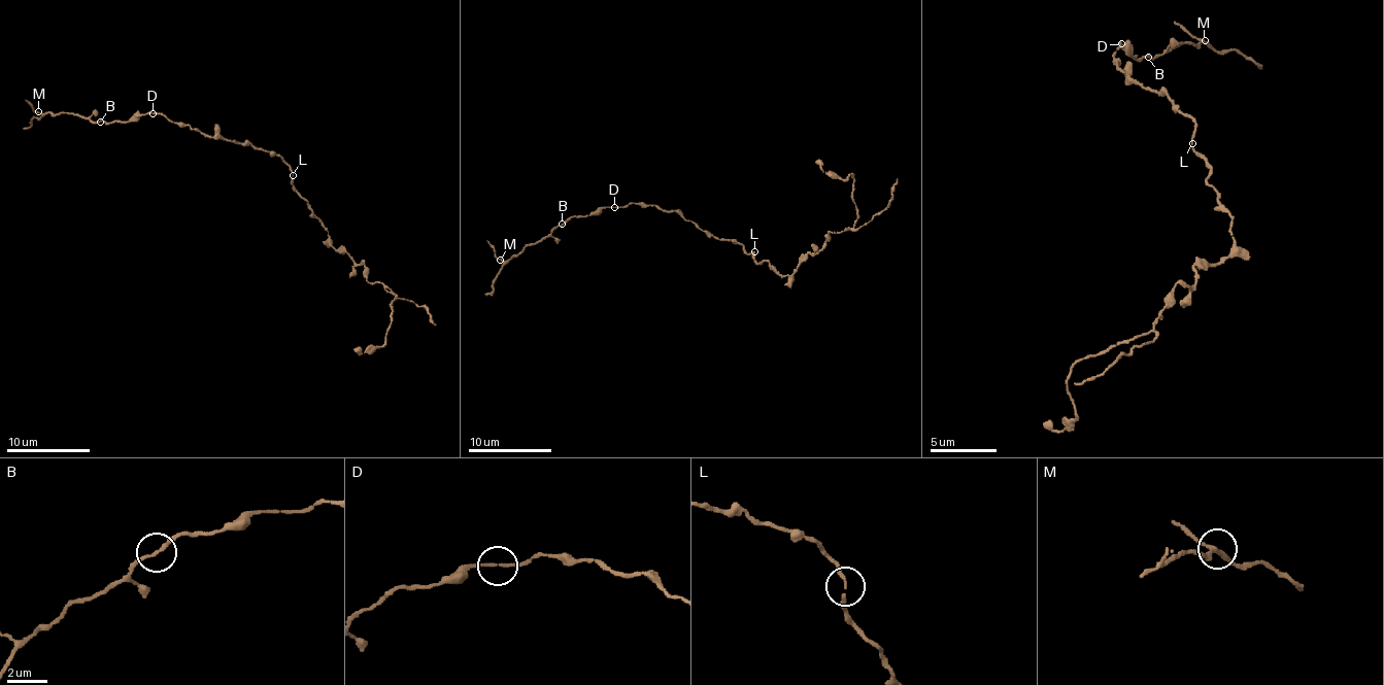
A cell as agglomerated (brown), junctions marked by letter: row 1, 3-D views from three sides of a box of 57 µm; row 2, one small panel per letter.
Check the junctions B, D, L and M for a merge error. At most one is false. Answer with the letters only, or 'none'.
none

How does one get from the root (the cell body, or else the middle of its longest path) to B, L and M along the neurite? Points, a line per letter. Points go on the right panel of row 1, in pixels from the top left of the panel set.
B: (1194, 127), (1165, 94), (1131, 83), (1114, 61), (1121, 43), (1135, 57), (1148, 57)
L: (1194, 127), (1191, 144)
M: (1194, 127), (1165, 94), (1131, 83), (1114, 54), (1121, 43), (1135, 57), (1157, 57), (1178, 43), (1205, 40)

